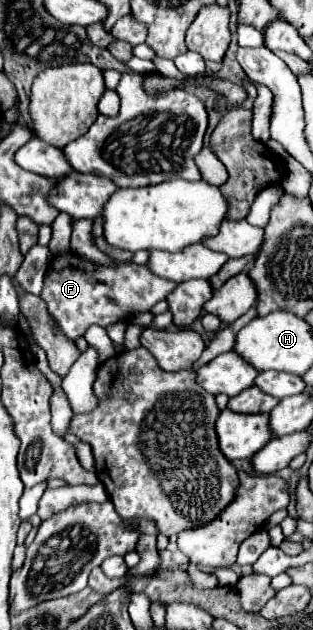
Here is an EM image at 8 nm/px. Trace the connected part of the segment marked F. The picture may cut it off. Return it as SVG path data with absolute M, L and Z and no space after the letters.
M65 253L51 259L39 297L47 303L47 311L59 333L75 341L77 337L83 337L91 325L105 329L117 321L129 321L137 313L149 311L157 301L165 299L173 287L175 283L153 275L147 265L123 261L99 265L75 253Z

